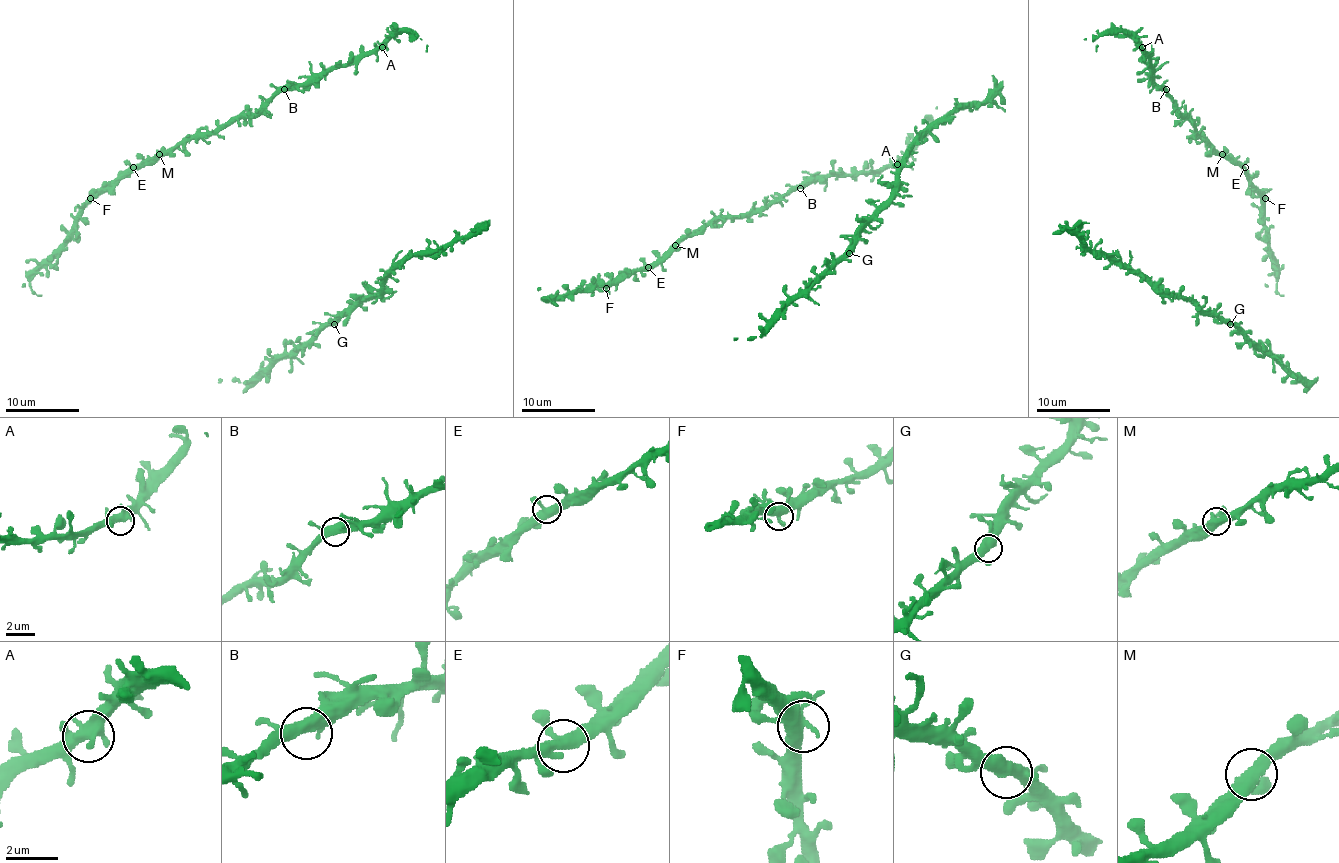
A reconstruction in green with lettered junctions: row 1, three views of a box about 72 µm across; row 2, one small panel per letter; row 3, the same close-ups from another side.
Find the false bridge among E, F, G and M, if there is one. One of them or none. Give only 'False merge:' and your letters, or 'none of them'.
False merge: none of them

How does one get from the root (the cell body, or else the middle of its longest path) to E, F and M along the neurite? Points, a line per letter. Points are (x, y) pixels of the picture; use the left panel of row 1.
E: (382, 43), (301, 84), (290, 84), (255, 113), (199, 132), (133, 167)
F: (382, 43), (301, 84), (290, 84), (255, 113), (157, 152), (90, 198)
M: (382, 43), (301, 84), (290, 84), (255, 113), (199, 132), (159, 154)

